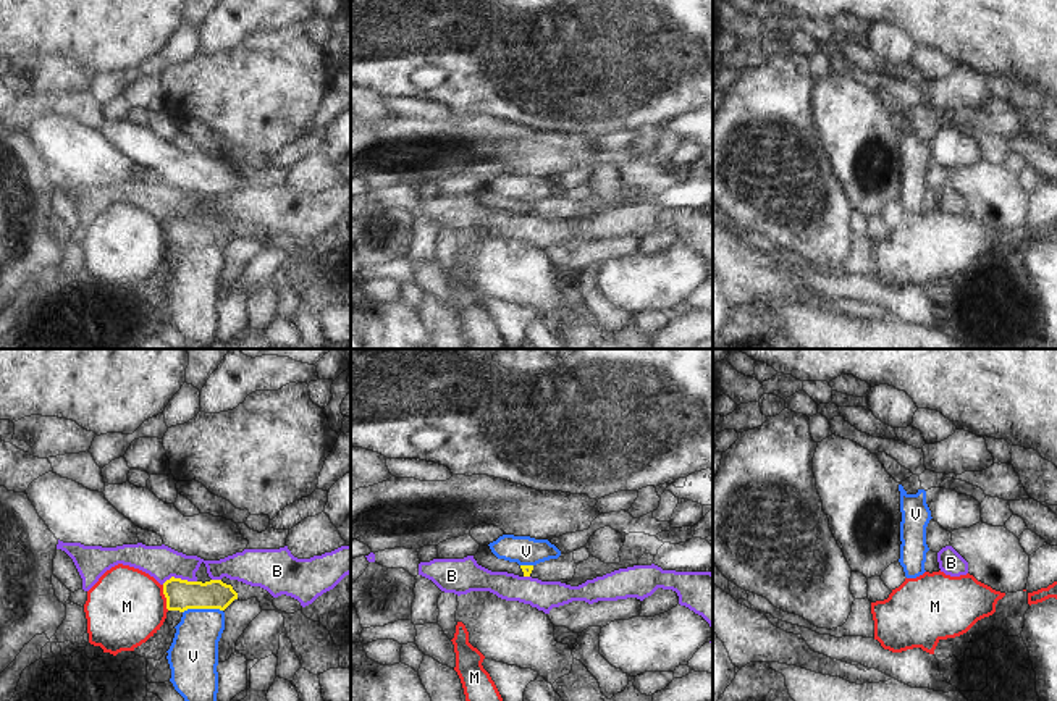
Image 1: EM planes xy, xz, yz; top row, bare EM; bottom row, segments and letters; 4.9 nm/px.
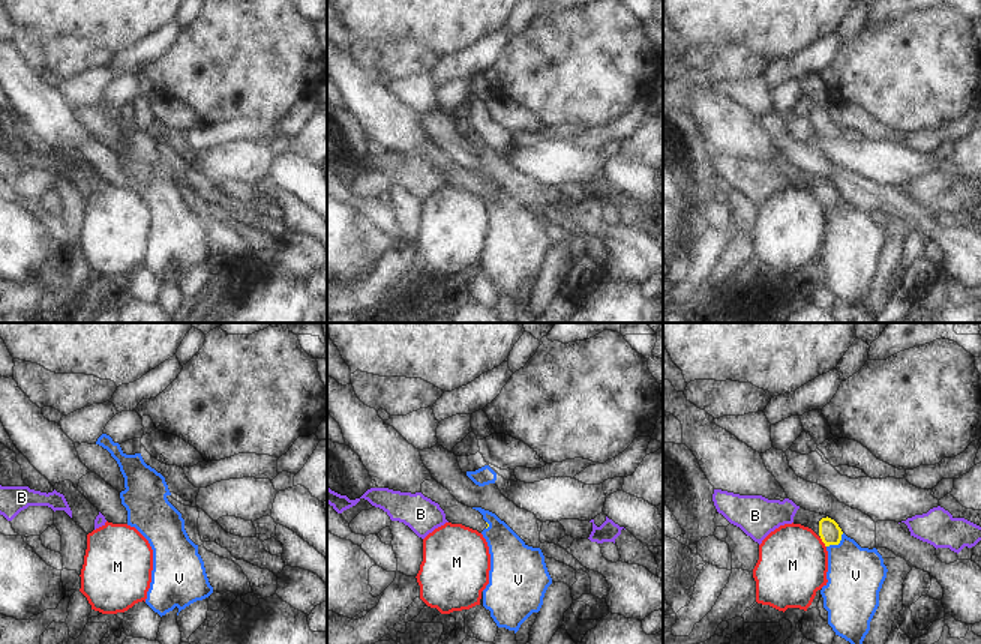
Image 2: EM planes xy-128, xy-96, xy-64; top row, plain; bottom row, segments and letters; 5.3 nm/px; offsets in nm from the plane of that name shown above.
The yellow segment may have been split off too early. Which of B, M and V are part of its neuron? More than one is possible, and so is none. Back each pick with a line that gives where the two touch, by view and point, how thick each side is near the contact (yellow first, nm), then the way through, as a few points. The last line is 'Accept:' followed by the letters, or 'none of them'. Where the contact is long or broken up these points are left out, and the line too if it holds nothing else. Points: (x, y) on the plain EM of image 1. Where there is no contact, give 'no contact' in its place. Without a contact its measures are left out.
Accept: none of them

